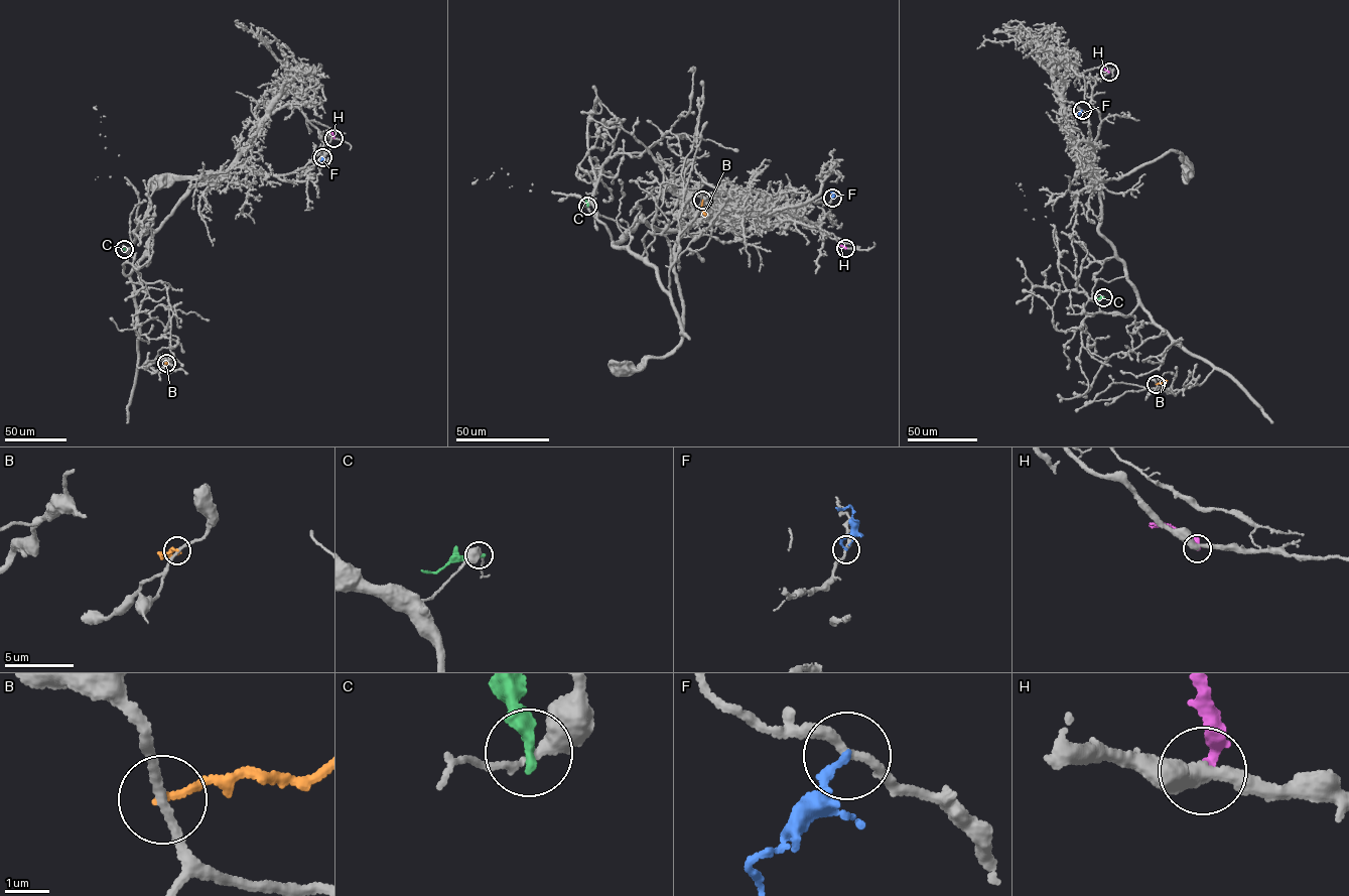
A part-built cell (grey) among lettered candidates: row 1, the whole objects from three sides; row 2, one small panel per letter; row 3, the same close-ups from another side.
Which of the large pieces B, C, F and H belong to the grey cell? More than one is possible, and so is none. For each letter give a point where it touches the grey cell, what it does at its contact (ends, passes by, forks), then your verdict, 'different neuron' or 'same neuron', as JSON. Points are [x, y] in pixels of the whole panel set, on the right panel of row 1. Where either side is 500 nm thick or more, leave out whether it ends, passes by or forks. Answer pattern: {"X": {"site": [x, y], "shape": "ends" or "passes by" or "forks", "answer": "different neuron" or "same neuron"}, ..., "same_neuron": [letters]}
{"B": {"site": [1156, 384], "shape": "ends", "answer": "different neuron"}, "C": {"site": [1103, 297], "shape": "ends", "answer": "different neuron"}, "F": {"site": [1082, 110], "shape": "ends", "answer": "different neuron"}, "H": {"site": [1109, 72], "shape": "ends", "answer": "same neuron"}, "same_neuron": ["H"]}

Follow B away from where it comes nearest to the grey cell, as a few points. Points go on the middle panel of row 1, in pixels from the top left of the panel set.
B: (702, 200), (704, 216)

